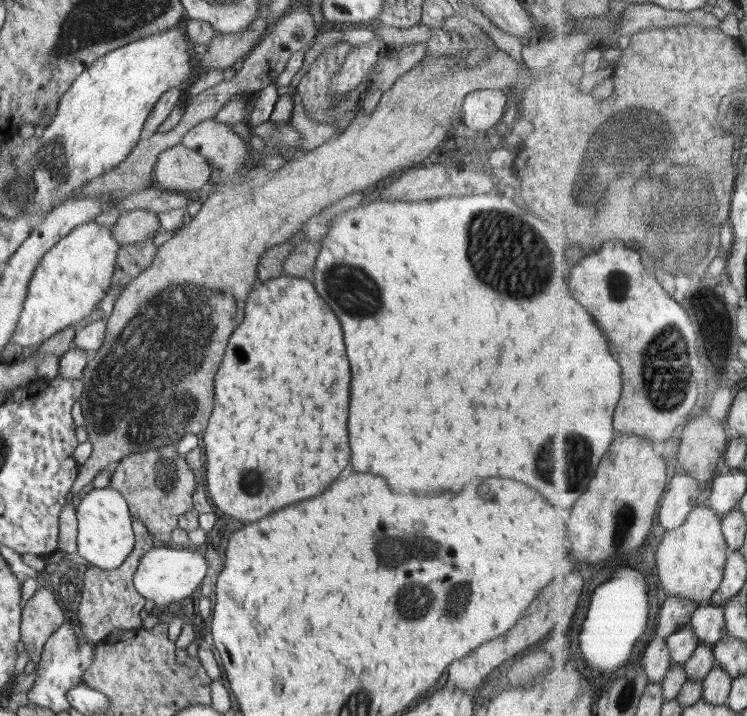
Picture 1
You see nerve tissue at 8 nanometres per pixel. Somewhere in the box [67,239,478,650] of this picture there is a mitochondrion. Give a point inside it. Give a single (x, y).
(134, 393)

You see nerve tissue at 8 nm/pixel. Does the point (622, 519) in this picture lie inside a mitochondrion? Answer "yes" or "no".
yes

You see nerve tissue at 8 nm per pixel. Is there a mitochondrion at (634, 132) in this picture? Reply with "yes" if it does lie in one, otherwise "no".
yes

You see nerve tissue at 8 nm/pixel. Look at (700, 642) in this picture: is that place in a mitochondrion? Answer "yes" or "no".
no

